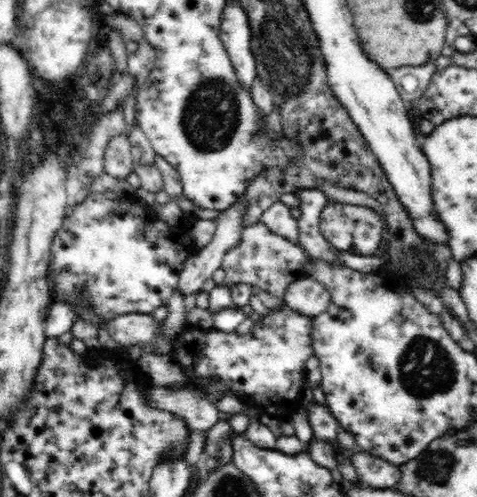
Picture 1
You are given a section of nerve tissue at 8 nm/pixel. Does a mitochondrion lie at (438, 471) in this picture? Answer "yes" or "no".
yes

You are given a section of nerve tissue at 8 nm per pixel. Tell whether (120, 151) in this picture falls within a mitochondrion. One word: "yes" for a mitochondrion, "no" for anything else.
no

